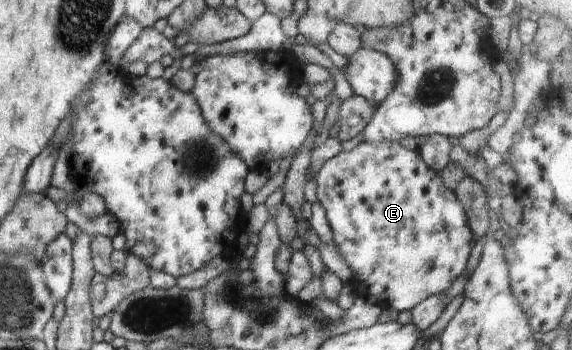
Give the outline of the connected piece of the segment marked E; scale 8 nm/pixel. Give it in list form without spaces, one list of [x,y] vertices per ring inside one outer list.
[[[360,142],[356,148],[350,152],[341,151],[334,158],[328,160],[316,173],[316,196],[318,202],[326,211],[326,218],[330,223],[330,228],[334,233],[334,243],[340,249],[340,255],[344,262],[348,264],[352,271],[350,283],[354,286],[366,284],[366,290],[377,299],[377,302],[386,302],[390,308],[396,312],[406,310],[412,311],[414,306],[427,300],[430,296],[441,294],[448,290],[450,286],[466,271],[466,266],[475,243],[474,234],[469,228],[462,204],[458,201],[456,194],[444,186],[438,173],[426,167],[418,151],[407,150],[400,143],[380,142]]]

